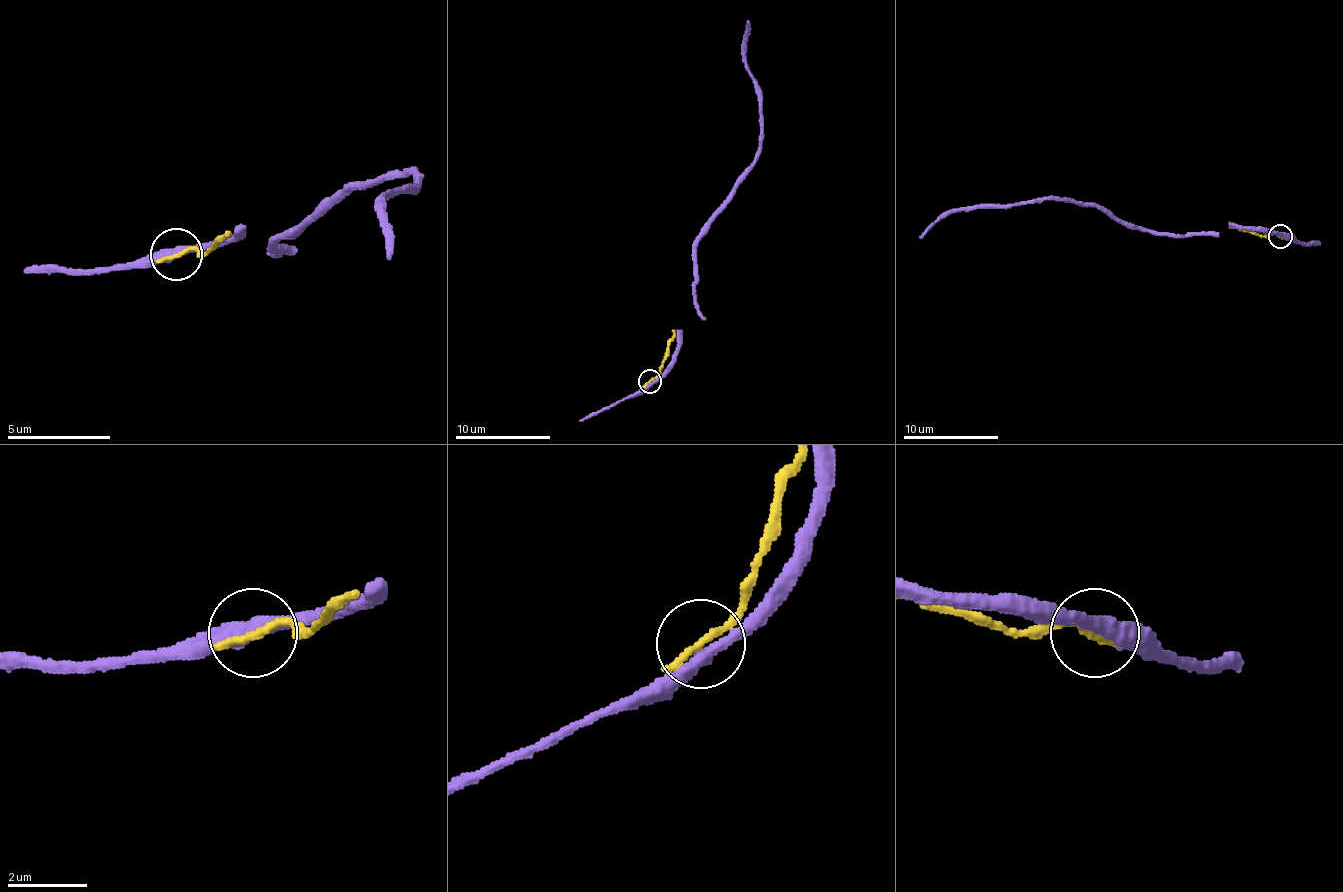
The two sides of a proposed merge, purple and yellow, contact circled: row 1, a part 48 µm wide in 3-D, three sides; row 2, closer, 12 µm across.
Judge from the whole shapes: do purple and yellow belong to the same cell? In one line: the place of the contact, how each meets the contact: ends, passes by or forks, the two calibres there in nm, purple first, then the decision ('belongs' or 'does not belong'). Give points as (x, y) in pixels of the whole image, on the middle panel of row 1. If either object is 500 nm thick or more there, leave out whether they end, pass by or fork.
place (649, 381); purple passes by; yellow ends; calibres 360 and 240 nm; does not belong

